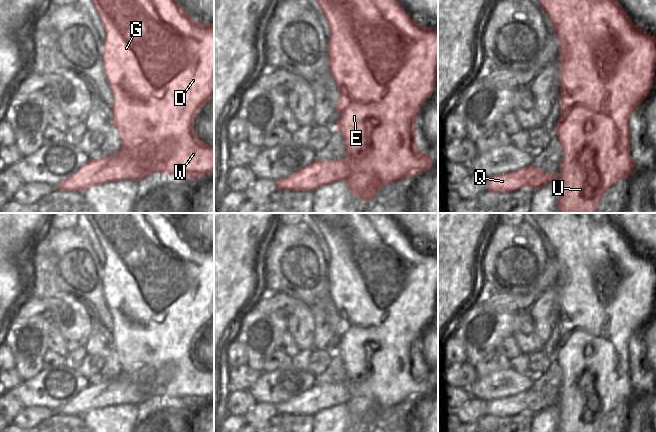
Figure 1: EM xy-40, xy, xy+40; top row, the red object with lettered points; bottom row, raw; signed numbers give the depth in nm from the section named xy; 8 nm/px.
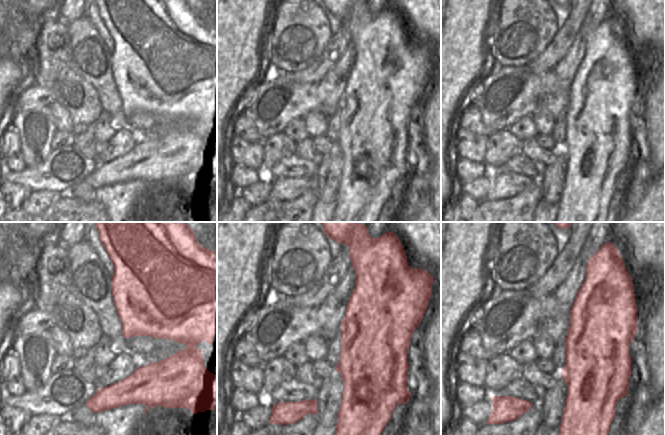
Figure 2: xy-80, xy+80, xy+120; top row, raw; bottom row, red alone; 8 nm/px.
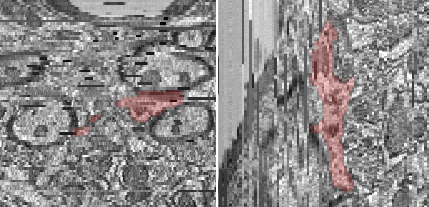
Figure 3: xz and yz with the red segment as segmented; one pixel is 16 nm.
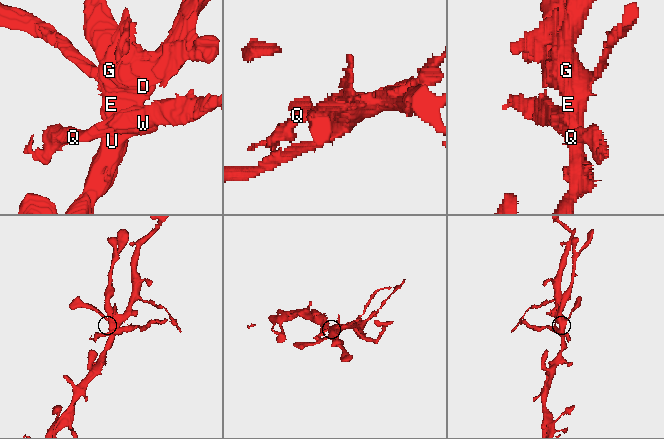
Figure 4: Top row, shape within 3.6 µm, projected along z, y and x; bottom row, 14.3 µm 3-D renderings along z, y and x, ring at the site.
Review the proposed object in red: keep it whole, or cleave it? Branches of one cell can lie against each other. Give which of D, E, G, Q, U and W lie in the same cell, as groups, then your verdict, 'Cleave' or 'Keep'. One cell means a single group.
Groups: D E G U / Q W. Cleave.

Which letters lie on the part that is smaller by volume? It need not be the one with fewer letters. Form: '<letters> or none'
Q, W

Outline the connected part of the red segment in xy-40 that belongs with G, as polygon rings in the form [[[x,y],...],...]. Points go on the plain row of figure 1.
[[[83,213],[92,224],[104,250],[104,294],[114,320],[112,348],[118,354],[125,375],[131,375],[142,368],[141,360],[149,347],[165,347],[167,341],[190,341],[196,343],[199,334],[214,320],[214,247],[203,249],[195,245],[177,226],[169,213]]]

